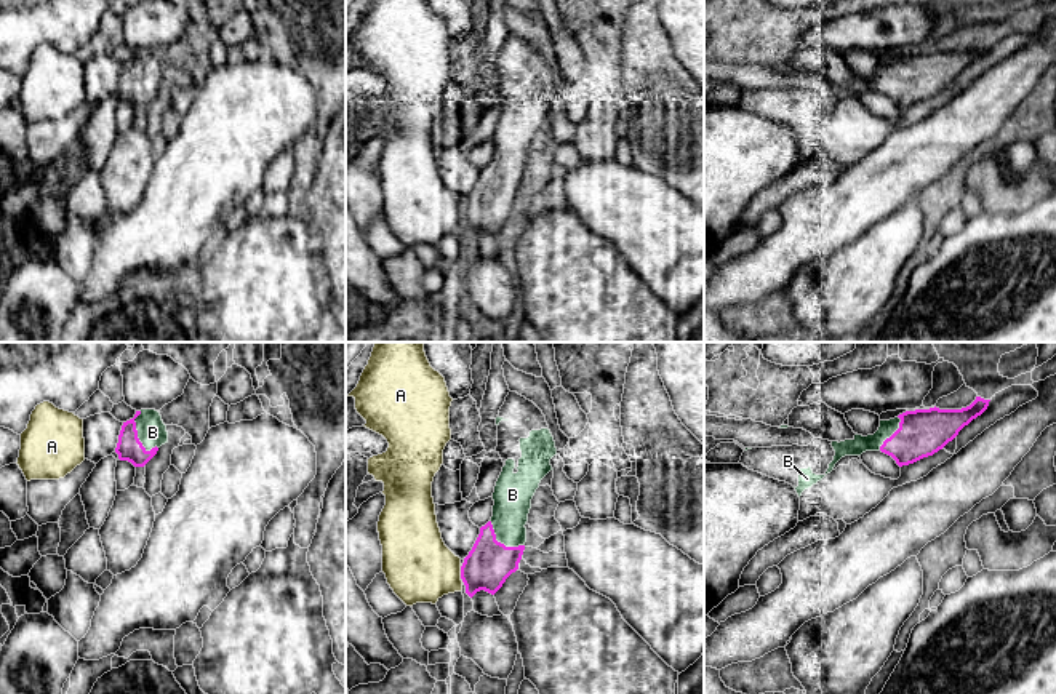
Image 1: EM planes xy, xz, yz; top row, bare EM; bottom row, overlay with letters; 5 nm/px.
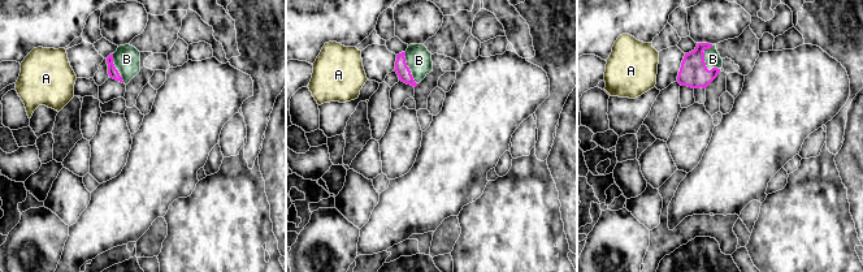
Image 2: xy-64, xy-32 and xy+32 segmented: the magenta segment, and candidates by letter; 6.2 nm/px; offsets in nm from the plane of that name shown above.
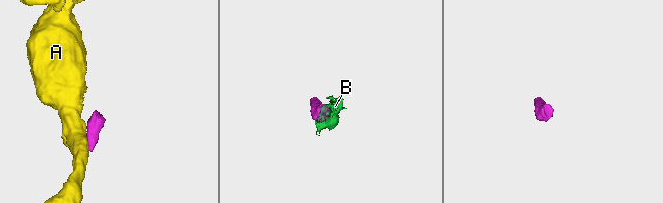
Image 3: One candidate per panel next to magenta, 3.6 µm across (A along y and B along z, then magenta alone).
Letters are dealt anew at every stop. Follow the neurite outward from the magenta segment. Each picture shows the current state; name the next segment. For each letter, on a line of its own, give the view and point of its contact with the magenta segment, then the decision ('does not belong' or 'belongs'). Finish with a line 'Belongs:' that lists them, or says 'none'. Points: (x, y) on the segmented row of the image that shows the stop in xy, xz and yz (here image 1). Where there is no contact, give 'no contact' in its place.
A: meets magenta in xz at (461, 573); does not belong
B: meets magenta in xy at (136, 432); belongs
Belongs: B

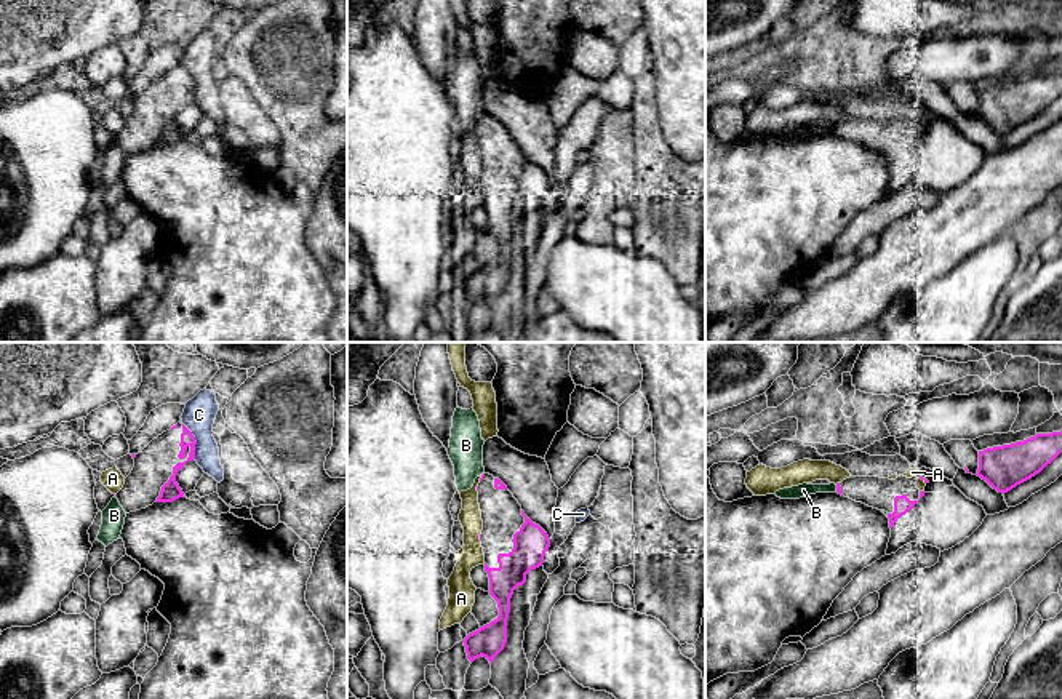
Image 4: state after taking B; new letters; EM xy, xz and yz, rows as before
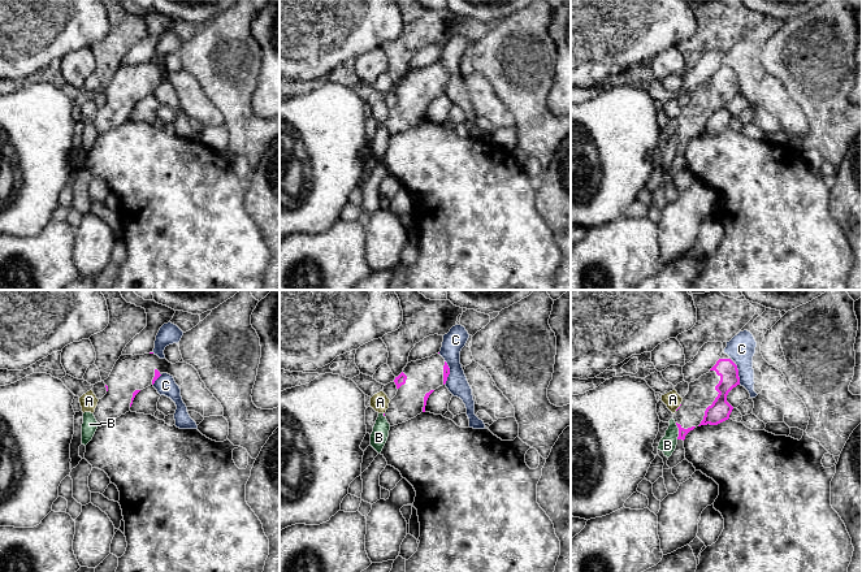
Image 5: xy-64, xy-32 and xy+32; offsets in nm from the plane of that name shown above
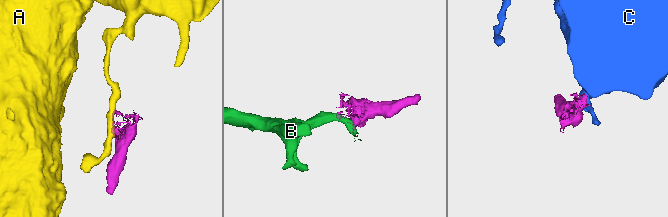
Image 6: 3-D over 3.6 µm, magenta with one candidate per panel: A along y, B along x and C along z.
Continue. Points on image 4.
A: meets magenta in yz at (922, 491); does not belong
B: meets magenta in yz at (837, 488); does not belong
C: meets magenta in xy at (194, 440); does not belong
Belongs: none

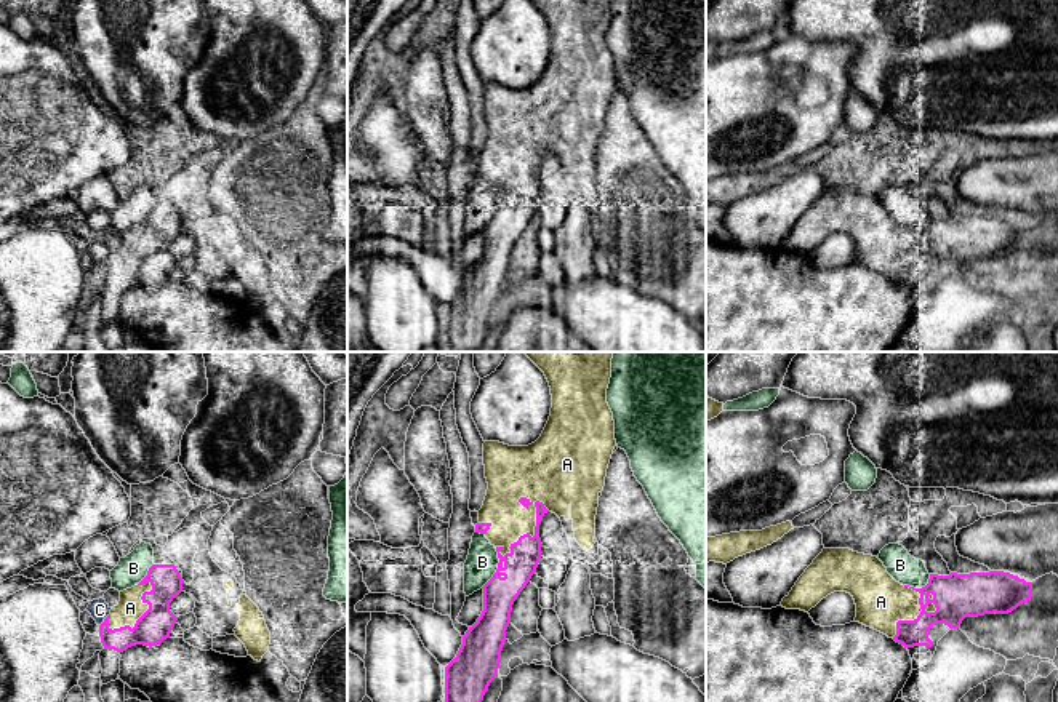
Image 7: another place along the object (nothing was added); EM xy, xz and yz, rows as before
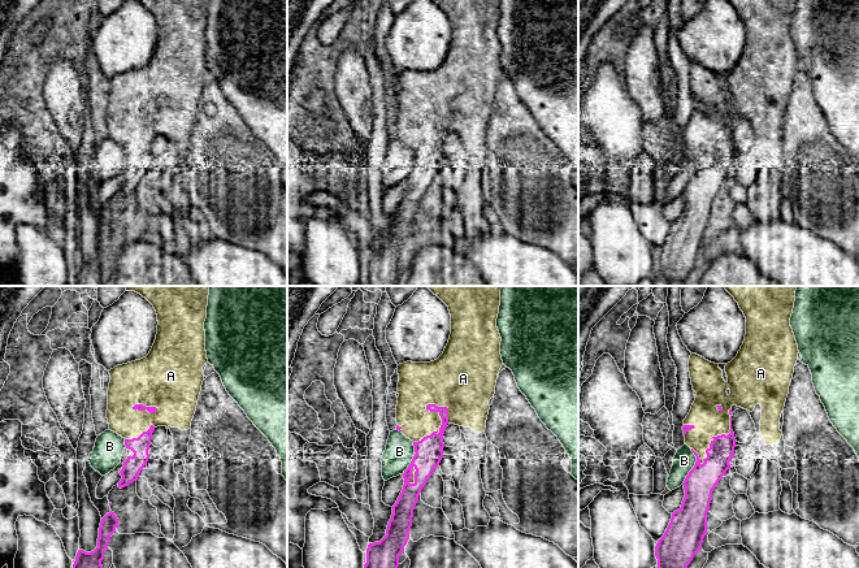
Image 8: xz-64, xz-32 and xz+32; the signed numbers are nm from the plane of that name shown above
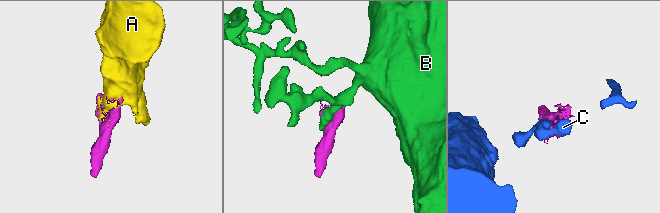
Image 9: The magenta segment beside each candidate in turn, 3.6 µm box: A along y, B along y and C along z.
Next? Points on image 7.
A: meets magenta in xz at (535, 533); belongs
B: meets magenta in xz at (498, 568); does not belong
C: meets magenta in xy at (104, 619); does not belong
Belongs: A

